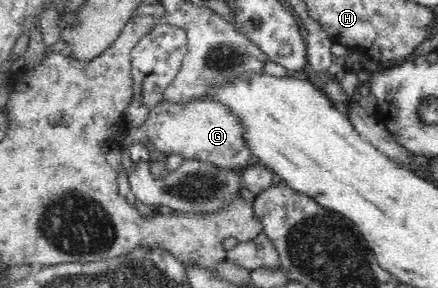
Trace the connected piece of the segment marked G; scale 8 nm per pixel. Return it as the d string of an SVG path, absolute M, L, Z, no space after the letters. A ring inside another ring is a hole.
M210 95L182 104L163 100L150 109L147 121L143 125L128 129L119 143L130 148L134 143L144 143L147 140L154 144L162 158L171 152L177 152L183 159L198 158L222 168L243 170L248 167L251 156L241 120L229 110L229 106L215 102L210 99Z

